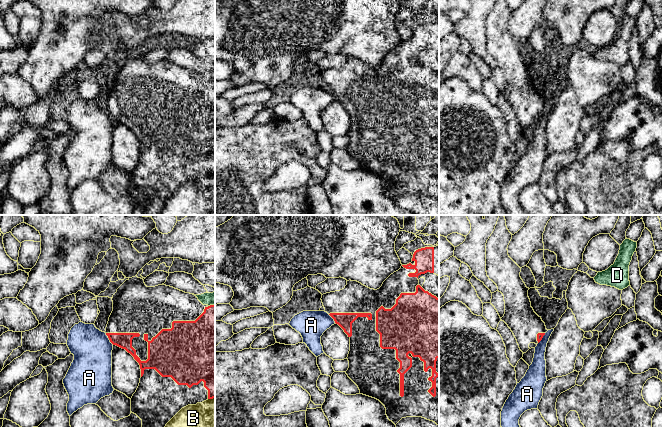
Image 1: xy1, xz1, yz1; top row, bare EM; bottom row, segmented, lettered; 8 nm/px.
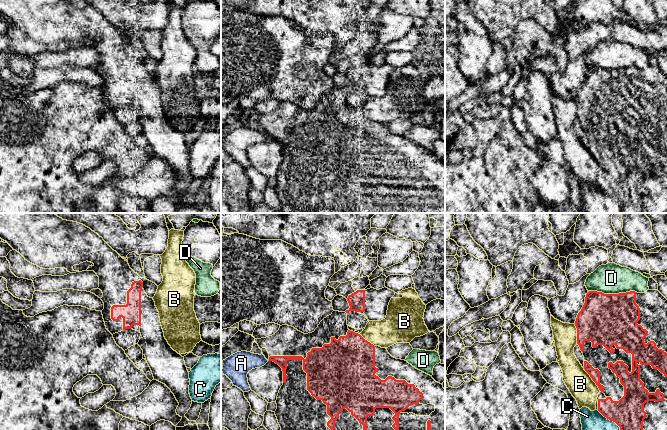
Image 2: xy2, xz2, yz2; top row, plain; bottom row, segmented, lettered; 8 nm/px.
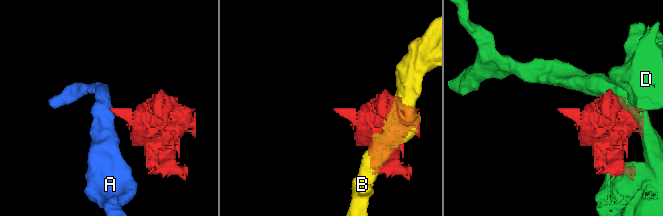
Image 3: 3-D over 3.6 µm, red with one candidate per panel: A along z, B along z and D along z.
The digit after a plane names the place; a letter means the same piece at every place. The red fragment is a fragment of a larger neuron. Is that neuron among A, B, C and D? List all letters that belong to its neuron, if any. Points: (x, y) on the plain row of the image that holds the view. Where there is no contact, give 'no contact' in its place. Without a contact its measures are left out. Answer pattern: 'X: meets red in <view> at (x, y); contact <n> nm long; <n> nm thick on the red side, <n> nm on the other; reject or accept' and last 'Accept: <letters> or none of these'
A: meets red in xy1 at (109, 115); contact 120 nm long; 130 nm thick on the red side, 320 nm on the other; reject
B: meets red in yz2 at (592, 155); contact 220 nm long; 80 nm thick on the red side, 200 nm on the other; reject
C: meets red in yz2 at (613, 197); contact 300 nm long; 260 nm thick on the red side, 280 nm on the other; reject
D: meets red in yz2 at (613, 70); contact 400 nm long; 420 nm thick on the red side, 240 nm on the other; reject
Accept: none of these

